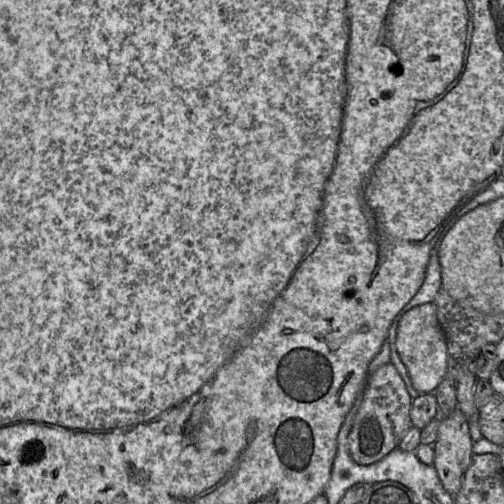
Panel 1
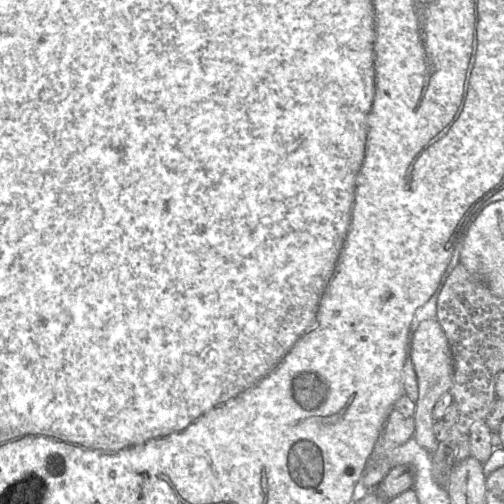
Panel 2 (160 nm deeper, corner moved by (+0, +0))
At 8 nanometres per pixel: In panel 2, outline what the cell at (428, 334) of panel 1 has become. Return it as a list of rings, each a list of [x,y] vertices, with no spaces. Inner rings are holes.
[[[437,318],[422,321],[411,333],[408,357],[412,362],[418,382],[419,396],[416,402],[415,432],[417,443],[429,454],[438,447],[433,426],[433,408],[438,399],[453,385],[453,358],[449,342]]]

